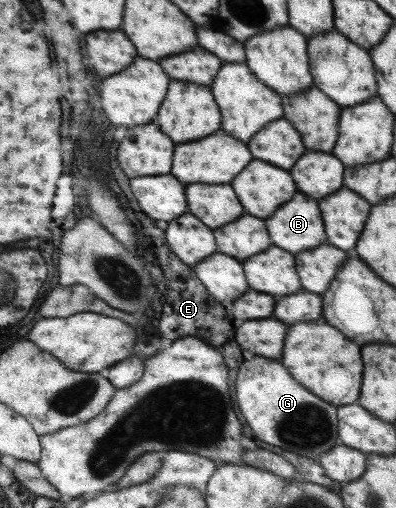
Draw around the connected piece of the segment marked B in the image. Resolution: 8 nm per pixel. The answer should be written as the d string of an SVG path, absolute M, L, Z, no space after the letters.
M297 193L295 201L289 201L283 209L279 209L279 213L275 213L275 217L267 219L271 241L275 241L275 247L287 249L295 255L315 249L317 245L327 242L321 215L317 199Z

